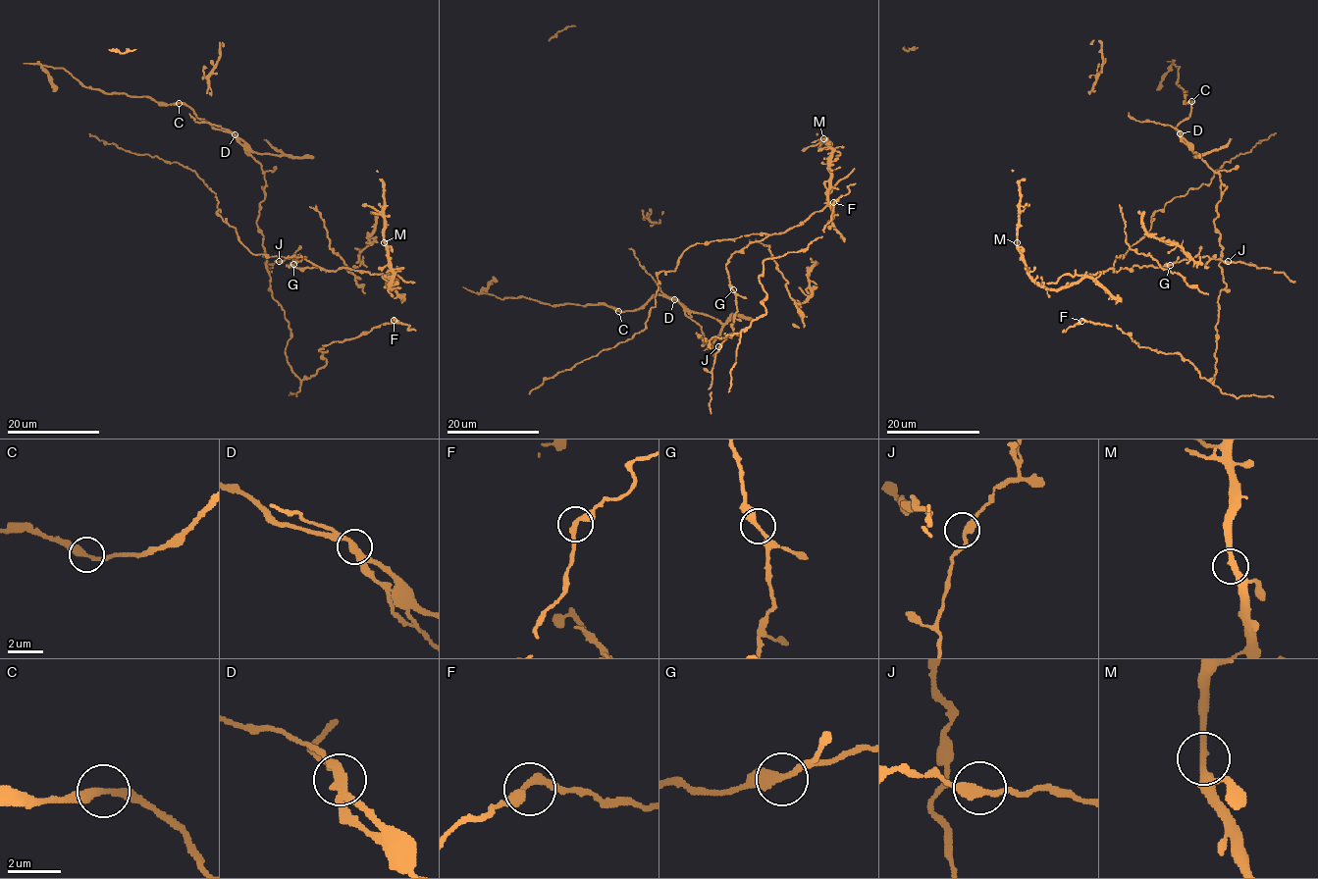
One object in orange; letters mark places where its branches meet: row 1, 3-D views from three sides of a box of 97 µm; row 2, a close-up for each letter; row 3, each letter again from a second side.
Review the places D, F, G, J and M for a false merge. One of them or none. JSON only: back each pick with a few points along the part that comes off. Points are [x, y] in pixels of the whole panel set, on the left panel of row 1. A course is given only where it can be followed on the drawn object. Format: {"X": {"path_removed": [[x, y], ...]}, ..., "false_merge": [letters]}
{"D": {"path_removed": [[235, 134], [214, 129], [183, 104], [104, 93], [85, 87], [62, 68], [45, 66], [54, 91]]}, "false_merge": ["D"]}

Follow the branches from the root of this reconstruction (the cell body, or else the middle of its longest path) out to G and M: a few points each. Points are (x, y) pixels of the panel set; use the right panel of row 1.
G: (1226, 261), (1194, 255), (1170, 265)
M: (1226, 261), (1194, 255), (1159, 267), (1109, 269), (1047, 289), (1028, 273), (1017, 242)

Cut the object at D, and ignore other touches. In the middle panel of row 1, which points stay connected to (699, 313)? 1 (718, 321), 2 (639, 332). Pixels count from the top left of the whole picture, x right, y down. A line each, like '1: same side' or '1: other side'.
1: same side
2: other side

